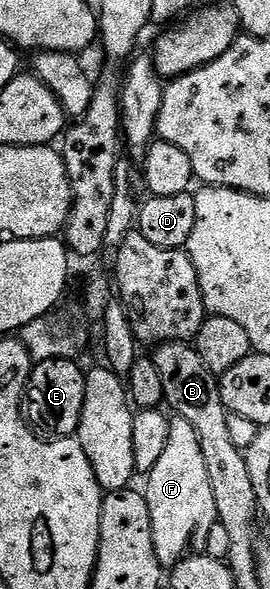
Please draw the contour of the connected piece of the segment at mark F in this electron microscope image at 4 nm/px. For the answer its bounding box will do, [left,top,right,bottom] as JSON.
[145,415,219,570]

